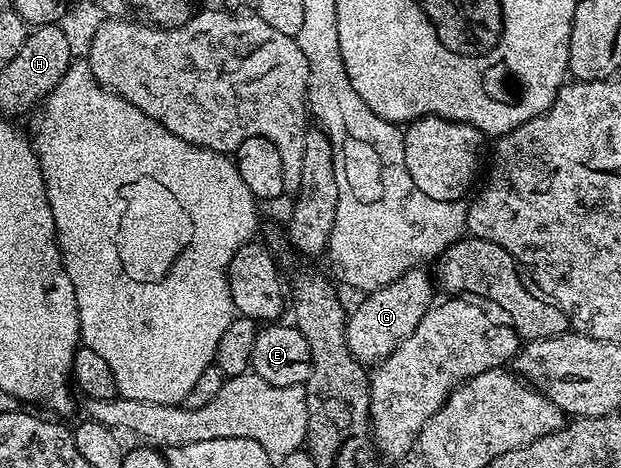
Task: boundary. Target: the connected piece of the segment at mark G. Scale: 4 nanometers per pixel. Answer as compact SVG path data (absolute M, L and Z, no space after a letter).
M418 267L407 271L399 279L395 279L391 283L382 285L373 293L362 296L361 302L348 314L345 323L345 334L347 335L347 347L351 351L351 355L355 355L355 359L360 361L366 367L376 366L387 355L391 355L391 351L395 349L398 343L403 339L407 339L407 335L411 335L411 331L415 331L415 327L419 327L419 319L434 304L433 285L435 289L435 281L425 274L424 268Z

